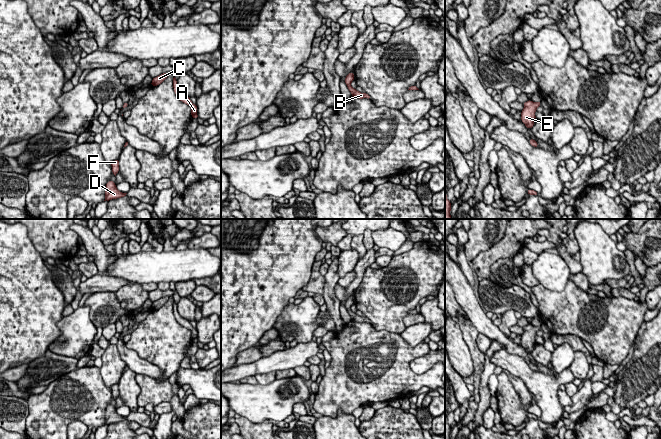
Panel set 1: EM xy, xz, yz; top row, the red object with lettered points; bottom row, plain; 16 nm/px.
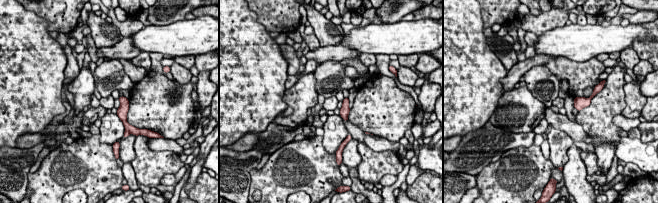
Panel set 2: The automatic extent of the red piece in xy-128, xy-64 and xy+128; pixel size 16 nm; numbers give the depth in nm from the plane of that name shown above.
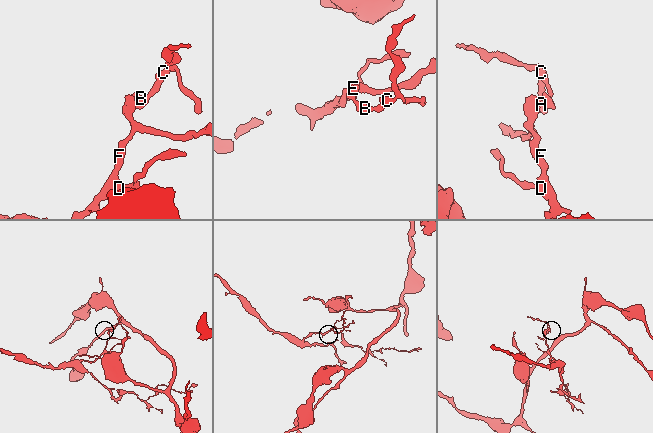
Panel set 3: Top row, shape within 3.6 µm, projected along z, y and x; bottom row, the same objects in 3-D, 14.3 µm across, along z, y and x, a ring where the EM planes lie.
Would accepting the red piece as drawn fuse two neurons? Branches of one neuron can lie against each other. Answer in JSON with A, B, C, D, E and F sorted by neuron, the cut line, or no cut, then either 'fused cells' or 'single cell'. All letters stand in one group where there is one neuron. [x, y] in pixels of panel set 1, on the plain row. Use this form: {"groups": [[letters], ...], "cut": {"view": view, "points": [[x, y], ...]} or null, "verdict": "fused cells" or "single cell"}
{"groups": [["A", "B", "C", "D", "E", "F"]], "cut": null, "verdict": "single cell"}

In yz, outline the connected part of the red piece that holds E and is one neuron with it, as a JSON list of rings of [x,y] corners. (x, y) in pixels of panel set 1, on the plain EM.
[[[528,324],[523,327],[524,333],[521,335],[521,345],[525,348],[525,350],[531,353],[534,349],[534,344],[536,343],[535,336],[537,332],[541,330],[541,326],[533,326]]]

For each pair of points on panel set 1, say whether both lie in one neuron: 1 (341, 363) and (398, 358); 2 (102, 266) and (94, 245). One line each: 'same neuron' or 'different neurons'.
1: same neuron
2: same neuron

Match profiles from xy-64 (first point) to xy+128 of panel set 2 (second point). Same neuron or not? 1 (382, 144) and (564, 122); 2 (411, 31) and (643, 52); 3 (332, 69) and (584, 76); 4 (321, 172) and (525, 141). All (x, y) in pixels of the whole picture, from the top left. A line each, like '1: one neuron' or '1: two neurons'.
1: one neuron
2: two neurons
3: two neurons
4: two neurons

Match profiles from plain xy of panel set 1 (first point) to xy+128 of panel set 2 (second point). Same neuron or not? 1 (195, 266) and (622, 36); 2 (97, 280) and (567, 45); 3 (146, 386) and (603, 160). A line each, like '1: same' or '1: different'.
1: same
2: different
3: different

